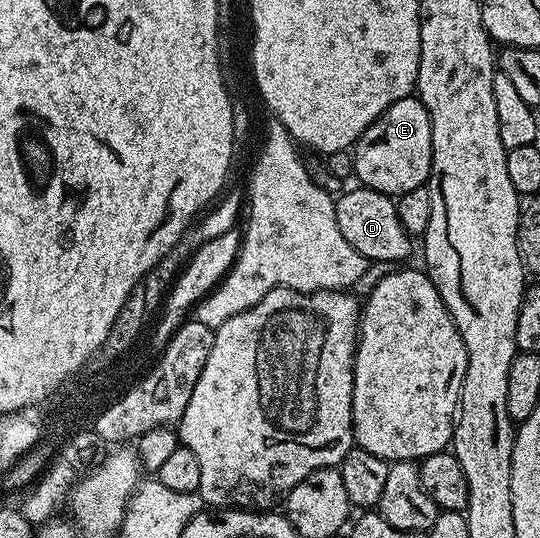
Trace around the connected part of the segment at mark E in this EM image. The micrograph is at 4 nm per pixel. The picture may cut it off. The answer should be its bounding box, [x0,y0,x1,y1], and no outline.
[351,94,433,197]

